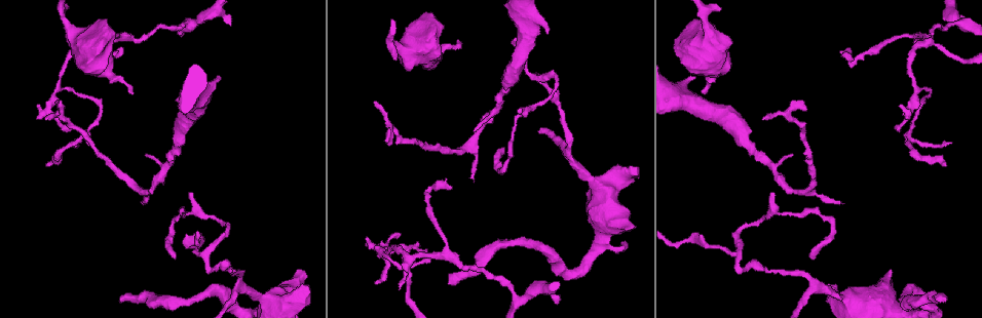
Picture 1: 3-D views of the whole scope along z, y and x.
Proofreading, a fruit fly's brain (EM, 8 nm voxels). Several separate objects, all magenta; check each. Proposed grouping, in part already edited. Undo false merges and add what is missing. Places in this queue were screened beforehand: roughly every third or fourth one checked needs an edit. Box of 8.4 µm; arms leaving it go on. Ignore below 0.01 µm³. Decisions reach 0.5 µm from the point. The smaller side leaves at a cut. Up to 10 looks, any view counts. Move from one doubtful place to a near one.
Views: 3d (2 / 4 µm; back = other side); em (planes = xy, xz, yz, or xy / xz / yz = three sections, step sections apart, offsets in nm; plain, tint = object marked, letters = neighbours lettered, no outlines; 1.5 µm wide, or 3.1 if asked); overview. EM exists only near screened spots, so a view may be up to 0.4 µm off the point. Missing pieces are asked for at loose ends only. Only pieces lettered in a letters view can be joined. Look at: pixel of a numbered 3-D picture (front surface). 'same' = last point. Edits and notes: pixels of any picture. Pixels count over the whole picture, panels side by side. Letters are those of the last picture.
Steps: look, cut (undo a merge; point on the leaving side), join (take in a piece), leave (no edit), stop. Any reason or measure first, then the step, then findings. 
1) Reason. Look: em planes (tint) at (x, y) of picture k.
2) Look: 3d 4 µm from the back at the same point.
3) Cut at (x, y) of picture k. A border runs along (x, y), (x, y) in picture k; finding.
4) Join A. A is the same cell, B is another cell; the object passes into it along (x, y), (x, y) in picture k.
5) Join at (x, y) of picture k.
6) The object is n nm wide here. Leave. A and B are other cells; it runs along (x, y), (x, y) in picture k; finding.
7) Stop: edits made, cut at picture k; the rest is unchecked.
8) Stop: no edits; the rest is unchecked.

Branch stops here. Look: 3d 2 µm at (945, 300) of picture 1.

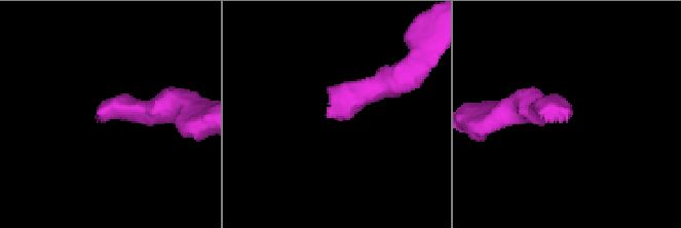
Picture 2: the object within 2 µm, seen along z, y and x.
Shape alone is not enough. Look: em xz step 8 (letters) at (328, 115) of picture 2.

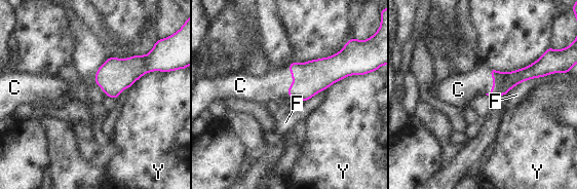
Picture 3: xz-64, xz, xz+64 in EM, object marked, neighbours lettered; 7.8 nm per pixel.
Cut it another way. Look: em planes (letters) at the same point.

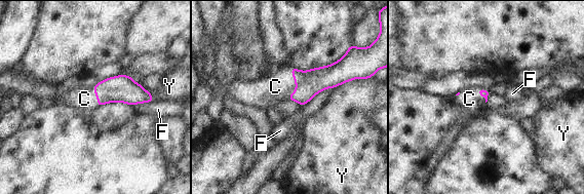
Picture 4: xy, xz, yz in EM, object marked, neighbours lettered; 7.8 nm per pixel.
Join C. C is the same cell, F and Y are other cells; it goes on there.

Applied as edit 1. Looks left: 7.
Redraw. Look: overview.

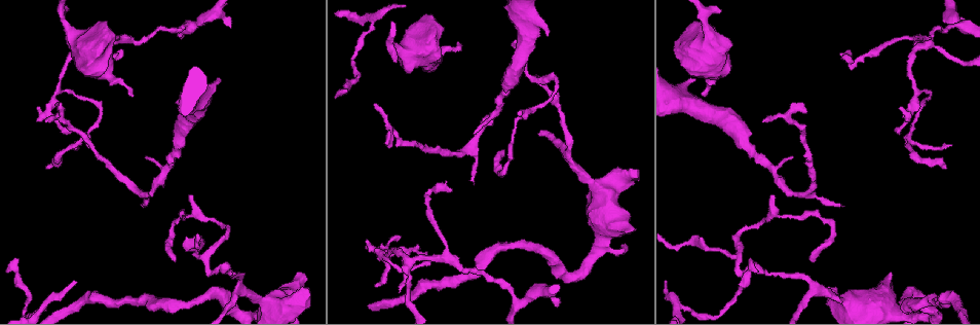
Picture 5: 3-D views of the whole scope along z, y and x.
Branch stops here. Look: em planes (letters) at (141, 204) of picture 5.

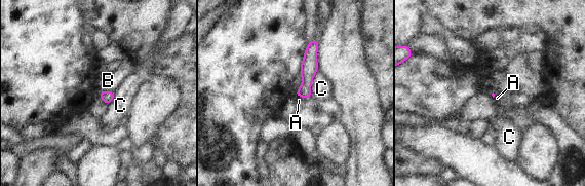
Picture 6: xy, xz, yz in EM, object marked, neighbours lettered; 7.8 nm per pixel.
Join A. A is the same cell, B and C are other cells; the object passes into it along (309, 66), (300, 96), (299, 100) in picture 6; it goes on there.

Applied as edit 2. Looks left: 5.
Redraw. Look: overview.

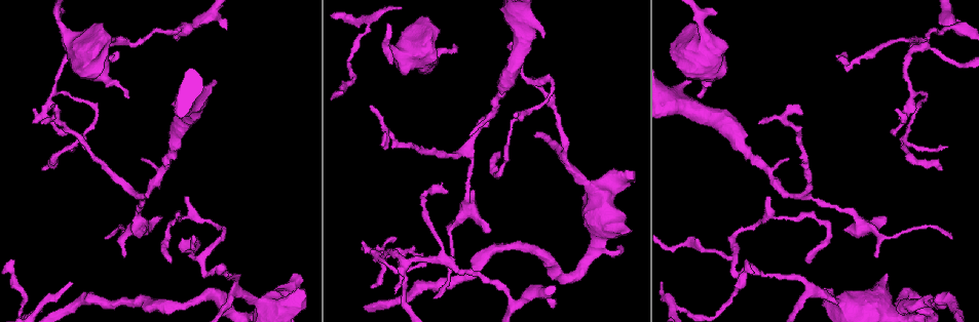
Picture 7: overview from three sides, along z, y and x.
Abrupt turn. Look: 3d 4 µm at (408, 259) of picture 7.

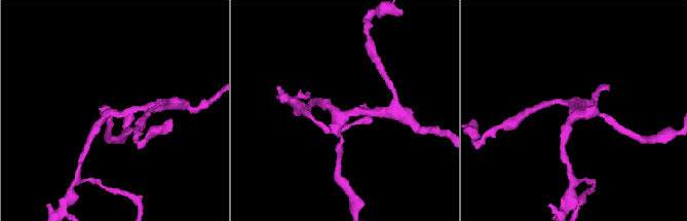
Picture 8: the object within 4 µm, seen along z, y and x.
3 arms meet here. Look: em xz step 8 (letters) at (114, 113) of picture 8.

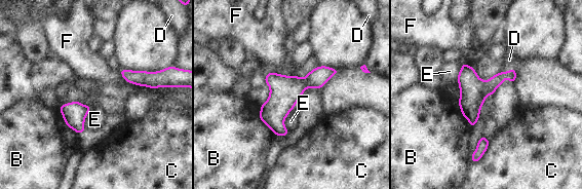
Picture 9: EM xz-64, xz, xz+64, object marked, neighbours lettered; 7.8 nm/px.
Leave. B, C, D, E and F are other cells; it runs along (333, 71), (297, 85), (262, 116) in picture 9; all the same neuron.

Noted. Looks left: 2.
Stop: edits made, join at picture 4, join at picture 6; the rest is unchecked.

